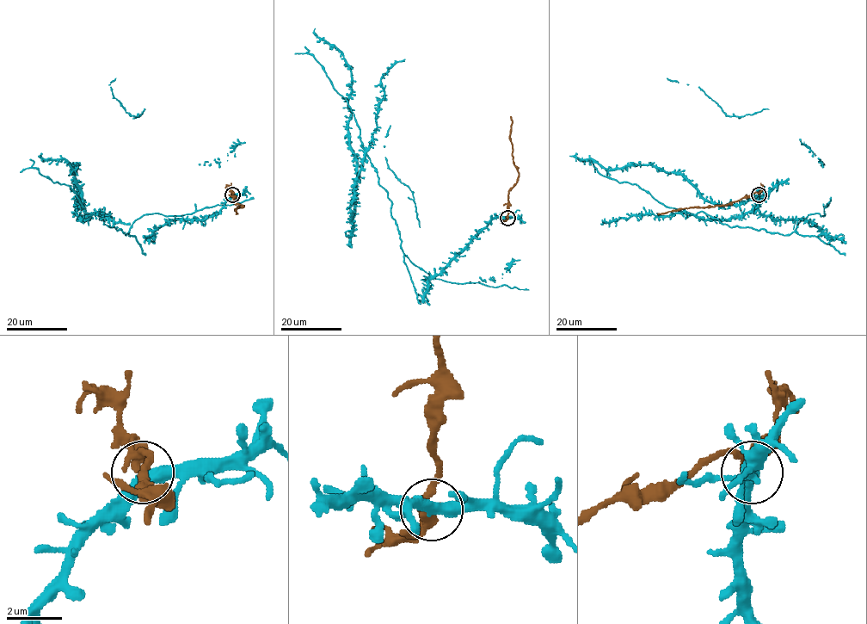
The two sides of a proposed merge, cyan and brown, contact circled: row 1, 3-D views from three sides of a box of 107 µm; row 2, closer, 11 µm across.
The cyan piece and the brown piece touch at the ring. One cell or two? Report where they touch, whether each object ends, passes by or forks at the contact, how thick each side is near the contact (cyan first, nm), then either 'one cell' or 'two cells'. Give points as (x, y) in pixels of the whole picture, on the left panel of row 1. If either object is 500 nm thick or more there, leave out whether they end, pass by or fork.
(232, 194) | cyan passes by | brown forks | 400/240 nm | two cells

